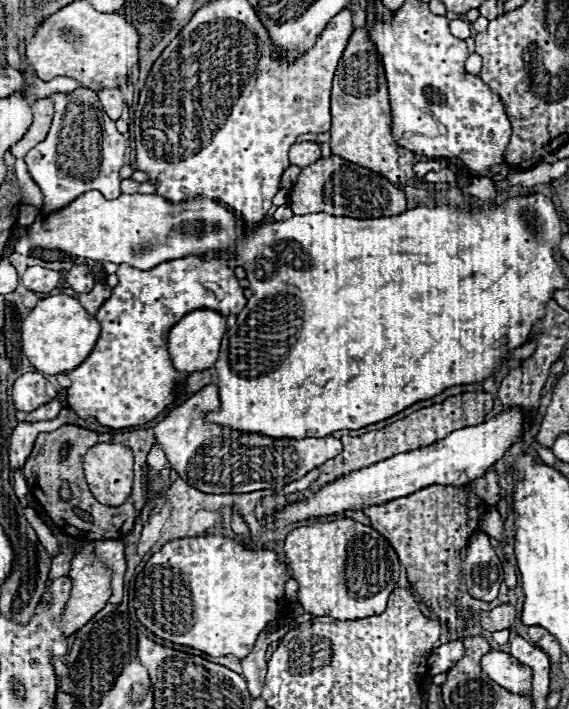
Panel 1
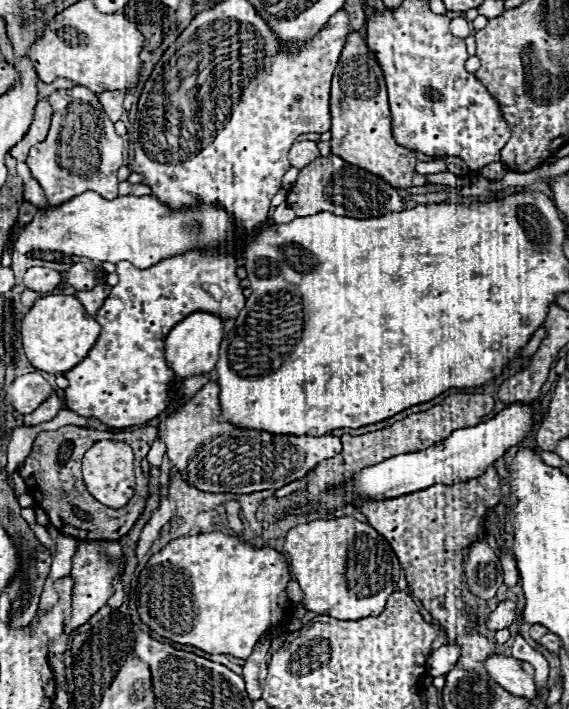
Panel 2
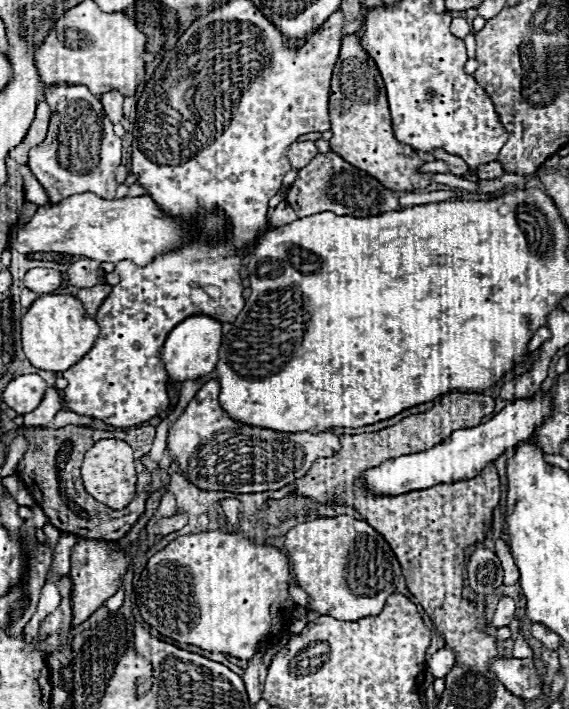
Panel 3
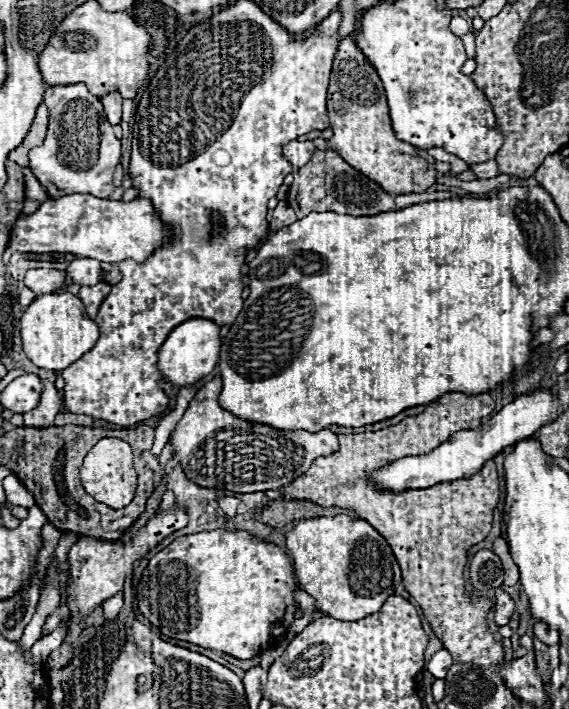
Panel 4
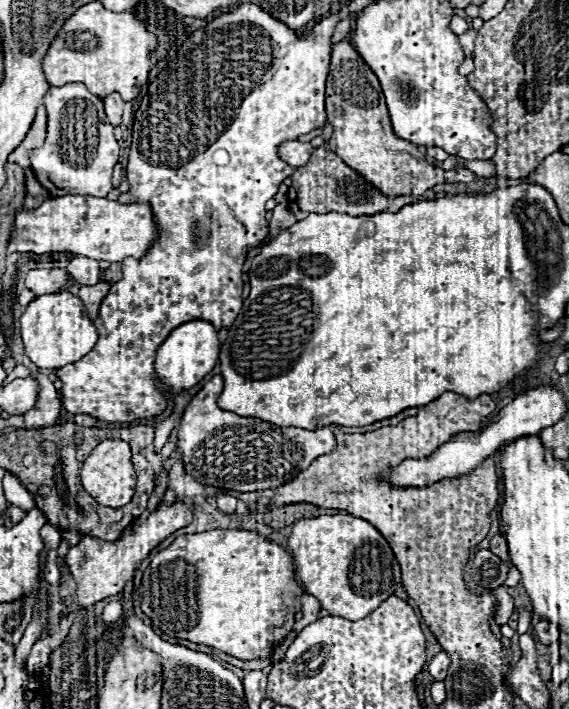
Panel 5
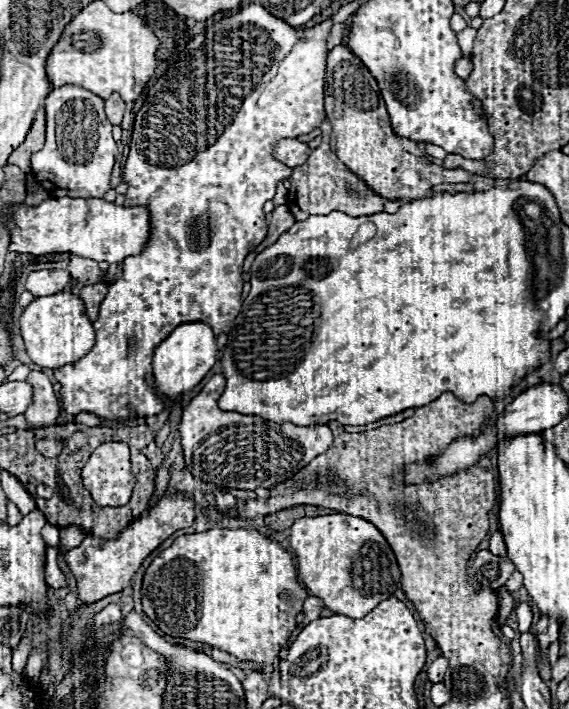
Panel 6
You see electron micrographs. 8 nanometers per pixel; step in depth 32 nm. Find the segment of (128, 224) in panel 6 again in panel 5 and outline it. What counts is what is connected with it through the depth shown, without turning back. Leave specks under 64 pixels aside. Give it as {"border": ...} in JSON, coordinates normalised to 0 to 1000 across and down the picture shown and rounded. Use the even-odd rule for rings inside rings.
{"border":[[[109,276],[77,282],[63,296],[35,296],[21,319],[14,355],[123,355],[186,370],[214,370],[225,361],[253,364],[278,339],[278,316],[267,305],[267,291],[253,285],[211,288],[169,276]]]}

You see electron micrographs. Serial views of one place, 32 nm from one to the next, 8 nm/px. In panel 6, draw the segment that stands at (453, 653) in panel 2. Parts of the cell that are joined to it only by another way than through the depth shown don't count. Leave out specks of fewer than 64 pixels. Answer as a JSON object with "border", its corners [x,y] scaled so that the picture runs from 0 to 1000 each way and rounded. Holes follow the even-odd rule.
{"border":[[[770,925],[770,928],[756,937],[756,942],[752,942],[756,959],[759,959],[759,962],[777,962],[784,942],[787,942],[787,931],[784,931],[780,925]]]}

